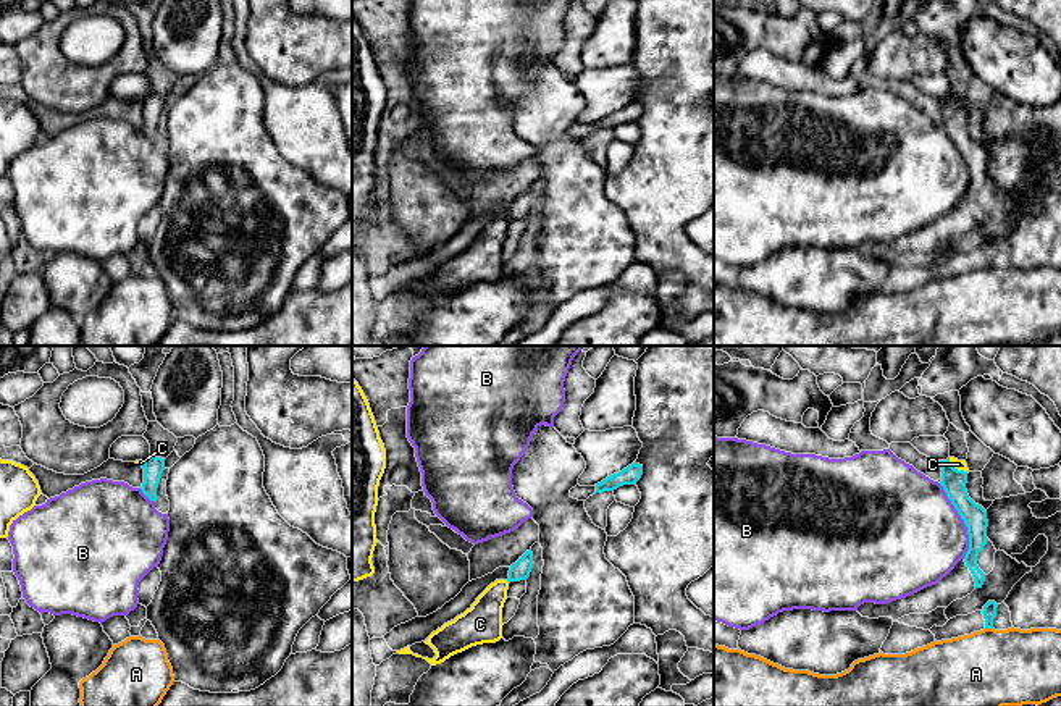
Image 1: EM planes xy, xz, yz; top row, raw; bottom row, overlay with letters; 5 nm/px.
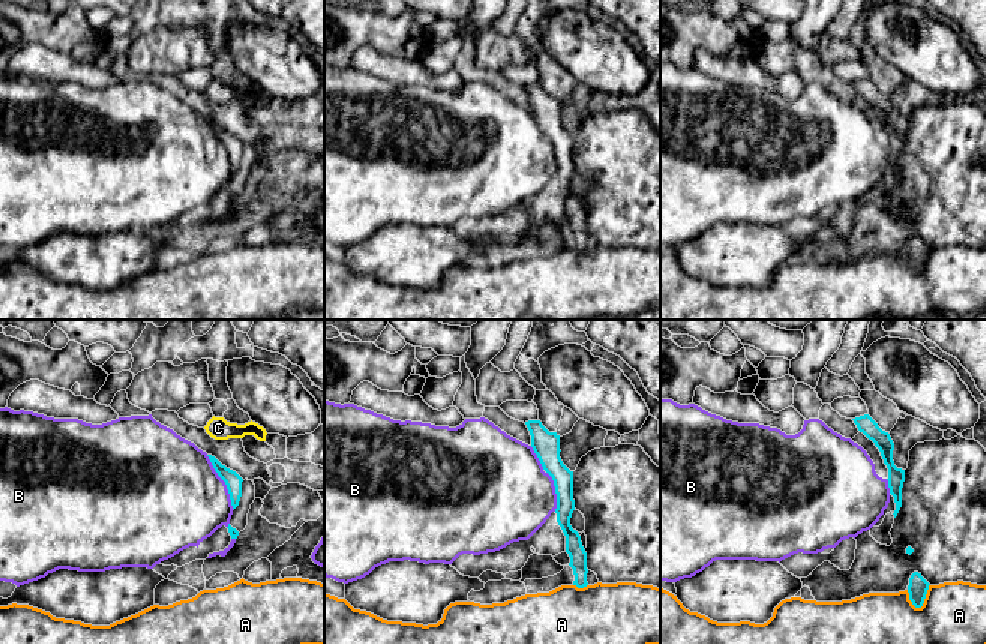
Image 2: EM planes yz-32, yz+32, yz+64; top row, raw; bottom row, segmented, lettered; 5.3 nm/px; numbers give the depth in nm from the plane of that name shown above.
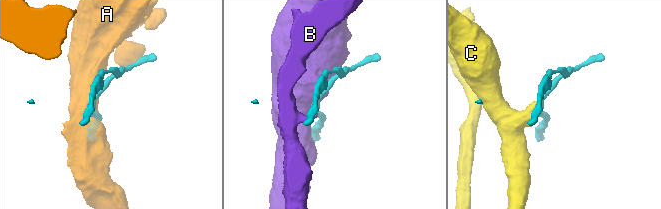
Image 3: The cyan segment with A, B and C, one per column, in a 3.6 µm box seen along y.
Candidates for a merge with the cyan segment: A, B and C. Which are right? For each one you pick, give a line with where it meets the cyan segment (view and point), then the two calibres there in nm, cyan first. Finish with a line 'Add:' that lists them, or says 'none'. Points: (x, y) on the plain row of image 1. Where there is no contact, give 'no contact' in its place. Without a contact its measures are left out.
Add: none

